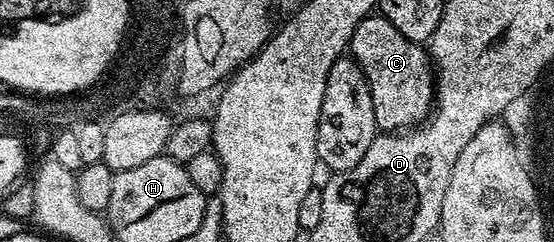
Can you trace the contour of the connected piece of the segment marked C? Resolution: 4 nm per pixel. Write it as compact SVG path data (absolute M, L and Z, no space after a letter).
M371 16L360 20L348 50L366 74L379 131L401 132L430 117L436 97L436 82L432 77L432 59L419 43L396 32L386 18Z

